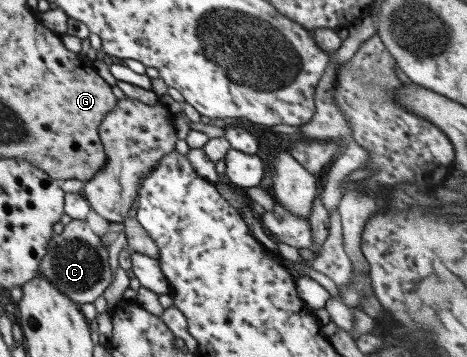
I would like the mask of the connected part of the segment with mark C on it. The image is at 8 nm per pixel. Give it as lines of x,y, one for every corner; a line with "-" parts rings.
74,219
63,225
61,233
54,232
51,235
35,276
44,276
48,283
52,283
52,287
77,305
94,302
103,295
113,279
108,268
107,248
90,231
84,220

